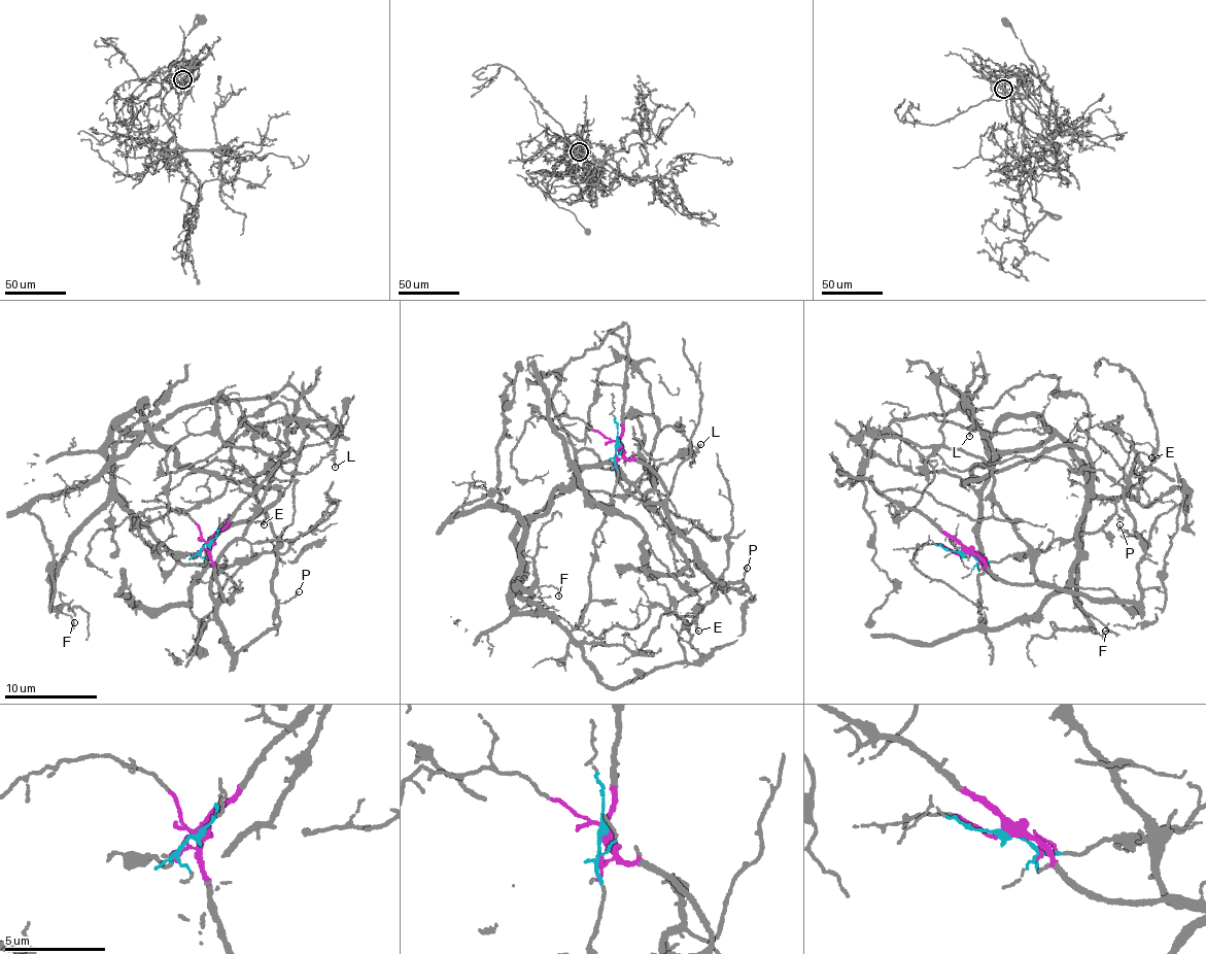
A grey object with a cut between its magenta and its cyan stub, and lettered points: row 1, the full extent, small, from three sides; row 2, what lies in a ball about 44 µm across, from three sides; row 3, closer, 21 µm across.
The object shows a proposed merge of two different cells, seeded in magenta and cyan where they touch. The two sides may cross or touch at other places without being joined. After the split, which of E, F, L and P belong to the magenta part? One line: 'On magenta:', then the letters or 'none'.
On magenta: E, P

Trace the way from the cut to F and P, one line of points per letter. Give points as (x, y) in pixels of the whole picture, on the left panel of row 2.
F: (208, 541), (193, 559), (146, 544), (138, 518), (111, 500), (72, 537), (61, 570), (52, 602), (74, 623)
P: (210, 541), (224, 601), (213, 613), (225, 636), (220, 639), (234, 652), (279, 621), (279, 609), (298, 591)

